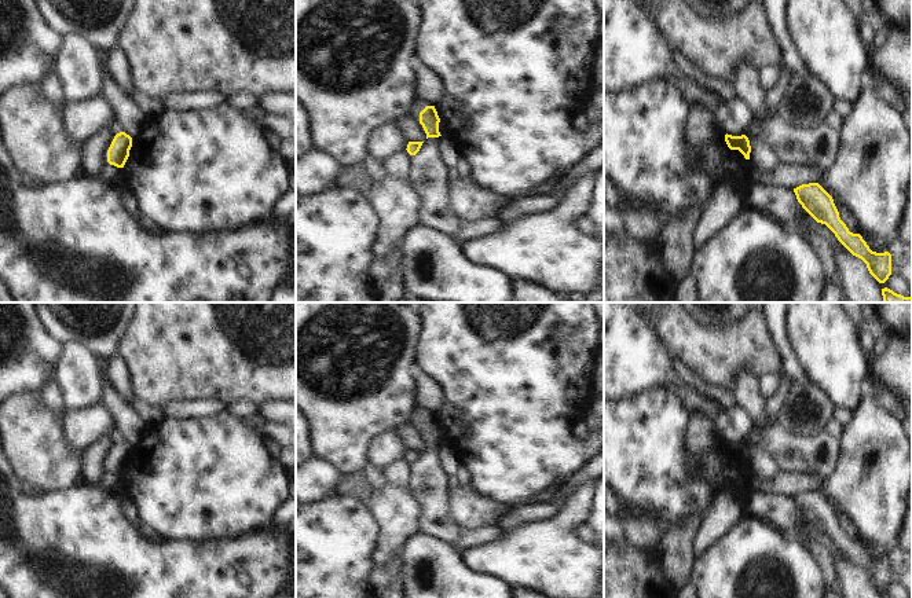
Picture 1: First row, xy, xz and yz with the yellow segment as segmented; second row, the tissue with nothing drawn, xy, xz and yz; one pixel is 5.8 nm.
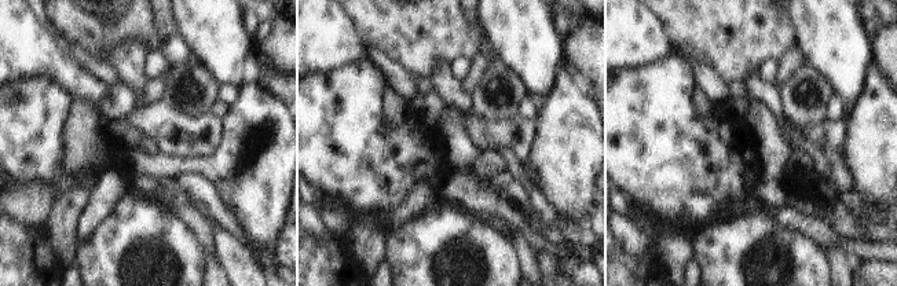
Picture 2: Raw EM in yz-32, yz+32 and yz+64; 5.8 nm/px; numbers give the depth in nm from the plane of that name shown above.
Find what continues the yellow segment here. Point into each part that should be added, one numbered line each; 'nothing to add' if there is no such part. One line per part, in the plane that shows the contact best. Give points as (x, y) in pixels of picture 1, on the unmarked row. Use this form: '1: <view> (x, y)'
nothing to add

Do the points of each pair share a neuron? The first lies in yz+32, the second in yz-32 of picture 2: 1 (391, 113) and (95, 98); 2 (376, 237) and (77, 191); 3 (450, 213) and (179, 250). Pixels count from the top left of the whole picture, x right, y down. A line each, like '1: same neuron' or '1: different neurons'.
1: different neurons
2: same neuron
3: same neuron

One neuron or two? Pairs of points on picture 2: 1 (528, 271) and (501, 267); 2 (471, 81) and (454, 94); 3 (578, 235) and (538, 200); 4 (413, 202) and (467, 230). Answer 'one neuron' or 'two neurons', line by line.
1: two neurons
2: two neurons
3: two neurons
4: two neurons

